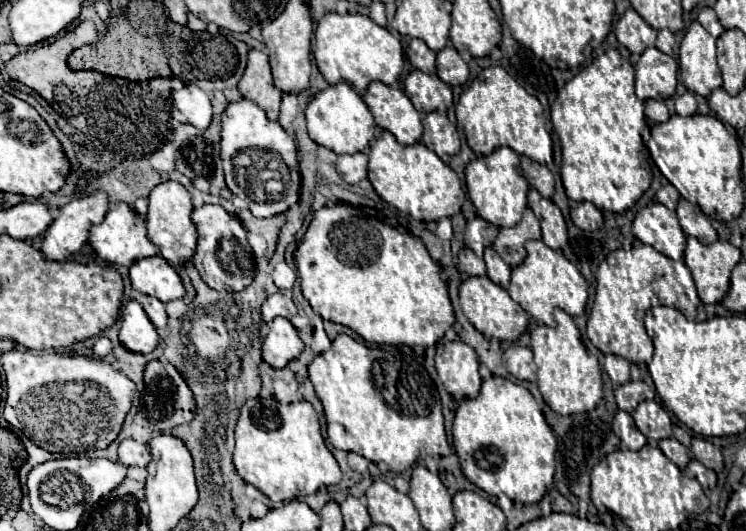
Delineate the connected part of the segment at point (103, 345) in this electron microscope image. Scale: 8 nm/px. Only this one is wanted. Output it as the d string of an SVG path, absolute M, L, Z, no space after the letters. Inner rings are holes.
M100 336L100 338L96 340L96 344L94 344L92 350L94 350L94 356L98 356L98 358L106 358L106 356L112 352L112 344L110 344L108 338Z

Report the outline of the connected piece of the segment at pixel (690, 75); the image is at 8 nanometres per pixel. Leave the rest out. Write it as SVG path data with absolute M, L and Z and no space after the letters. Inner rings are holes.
M692 22L680 44L680 80L682 84L700 96L708 96L714 88L722 86L722 74L716 64L716 40L702 28L700 22Z

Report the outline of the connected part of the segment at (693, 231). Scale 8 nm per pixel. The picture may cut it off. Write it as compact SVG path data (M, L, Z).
M680 198L676 214L678 214L680 226L682 226L682 230L684 230L686 236L694 236L702 244L710 244L710 242L718 240L716 230L712 226L710 218L700 212L694 204L690 204L688 200Z

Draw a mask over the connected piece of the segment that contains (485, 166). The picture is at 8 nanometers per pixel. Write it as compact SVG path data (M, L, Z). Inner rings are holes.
M498 146L490 156L480 156L466 166L466 188L470 200L486 222L496 226L516 226L526 208L528 182L520 168L520 156L508 146Z

